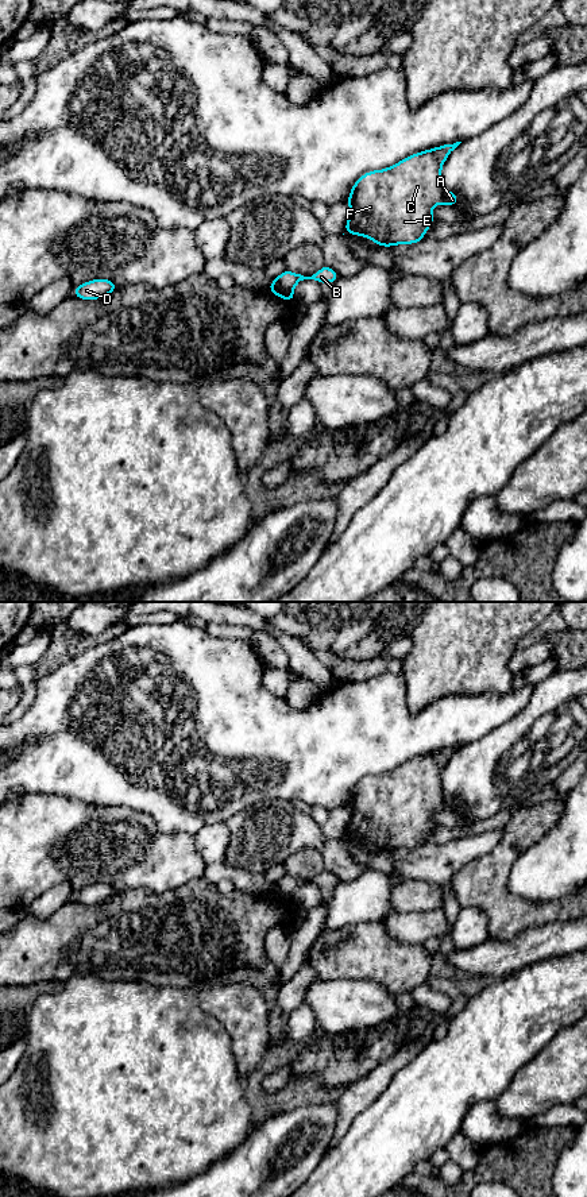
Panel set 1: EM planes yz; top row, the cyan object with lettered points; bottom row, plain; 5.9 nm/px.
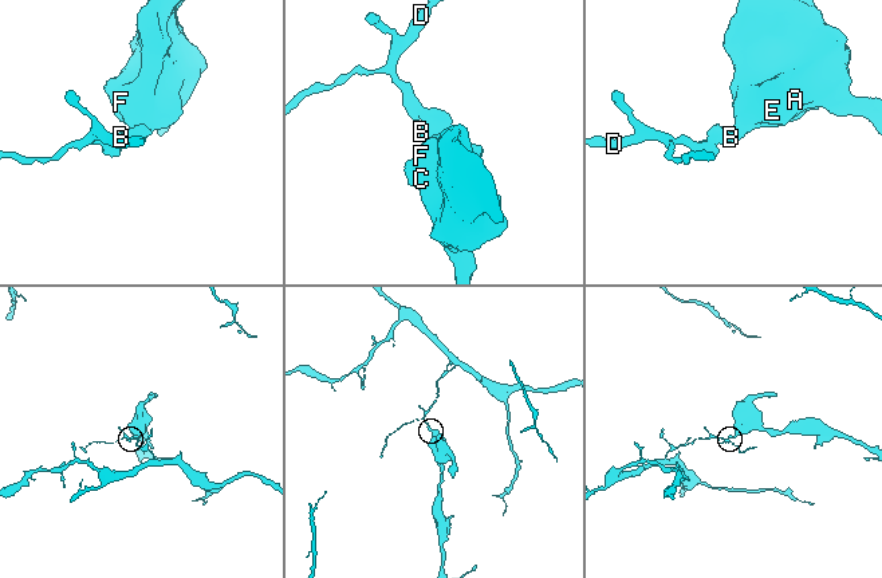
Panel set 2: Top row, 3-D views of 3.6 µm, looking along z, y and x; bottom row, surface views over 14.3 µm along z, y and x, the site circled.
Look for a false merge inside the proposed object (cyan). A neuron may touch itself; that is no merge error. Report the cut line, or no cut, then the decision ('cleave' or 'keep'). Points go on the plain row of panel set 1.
cut in yz along (274, 885), (280, 891), (292, 895); cleave

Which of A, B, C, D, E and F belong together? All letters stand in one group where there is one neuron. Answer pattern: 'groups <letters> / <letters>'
groups A B C E F / D

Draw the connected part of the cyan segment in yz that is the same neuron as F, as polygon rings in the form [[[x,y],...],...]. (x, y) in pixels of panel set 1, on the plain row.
[[[444,749],[416,757],[383,773],[364,777],[351,792],[347,807],[350,820],[344,838],[366,841],[379,852],[393,852],[398,849],[414,849],[424,845],[424,839],[436,825],[432,812],[436,808],[453,811],[459,800],[445,795],[441,785],[441,772],[448,760],[460,749]]]

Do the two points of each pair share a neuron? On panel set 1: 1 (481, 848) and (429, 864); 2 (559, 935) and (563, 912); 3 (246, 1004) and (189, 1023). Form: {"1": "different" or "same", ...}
{"1": "same", "2": "different", "3": "different"}

